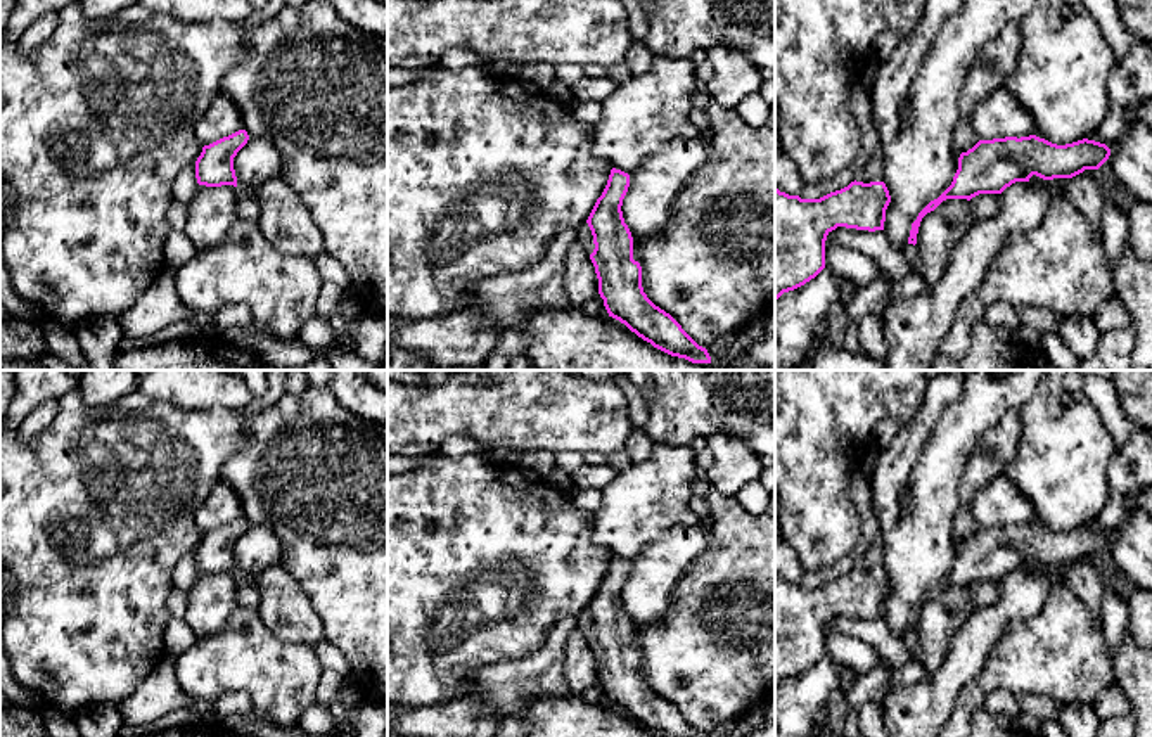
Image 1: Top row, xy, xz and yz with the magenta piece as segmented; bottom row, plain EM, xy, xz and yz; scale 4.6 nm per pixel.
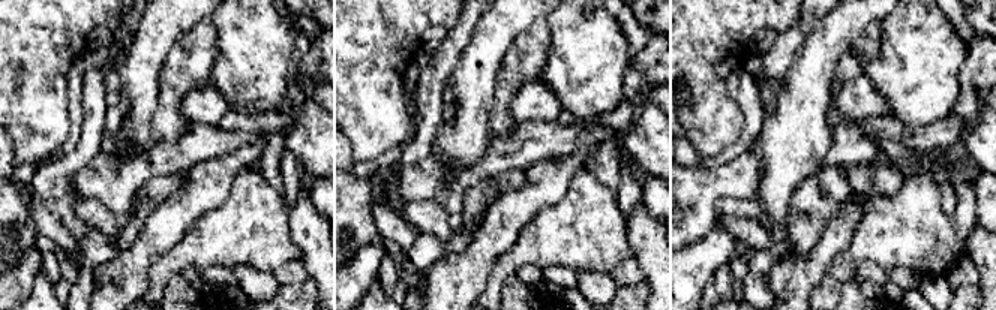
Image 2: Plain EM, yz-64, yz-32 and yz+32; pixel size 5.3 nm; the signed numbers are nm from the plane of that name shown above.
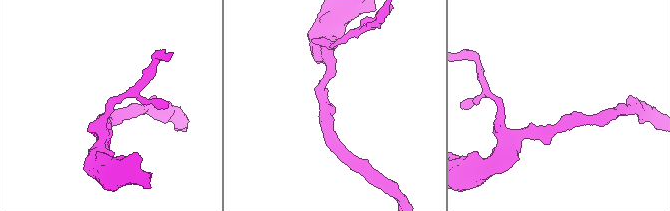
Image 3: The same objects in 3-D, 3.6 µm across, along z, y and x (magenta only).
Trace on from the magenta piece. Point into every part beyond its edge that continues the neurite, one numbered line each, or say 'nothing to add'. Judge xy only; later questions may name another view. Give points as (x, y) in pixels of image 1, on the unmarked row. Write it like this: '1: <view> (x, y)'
nothing to add

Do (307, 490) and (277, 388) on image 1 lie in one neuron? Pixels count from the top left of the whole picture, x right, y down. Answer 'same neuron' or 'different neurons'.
different neurons

